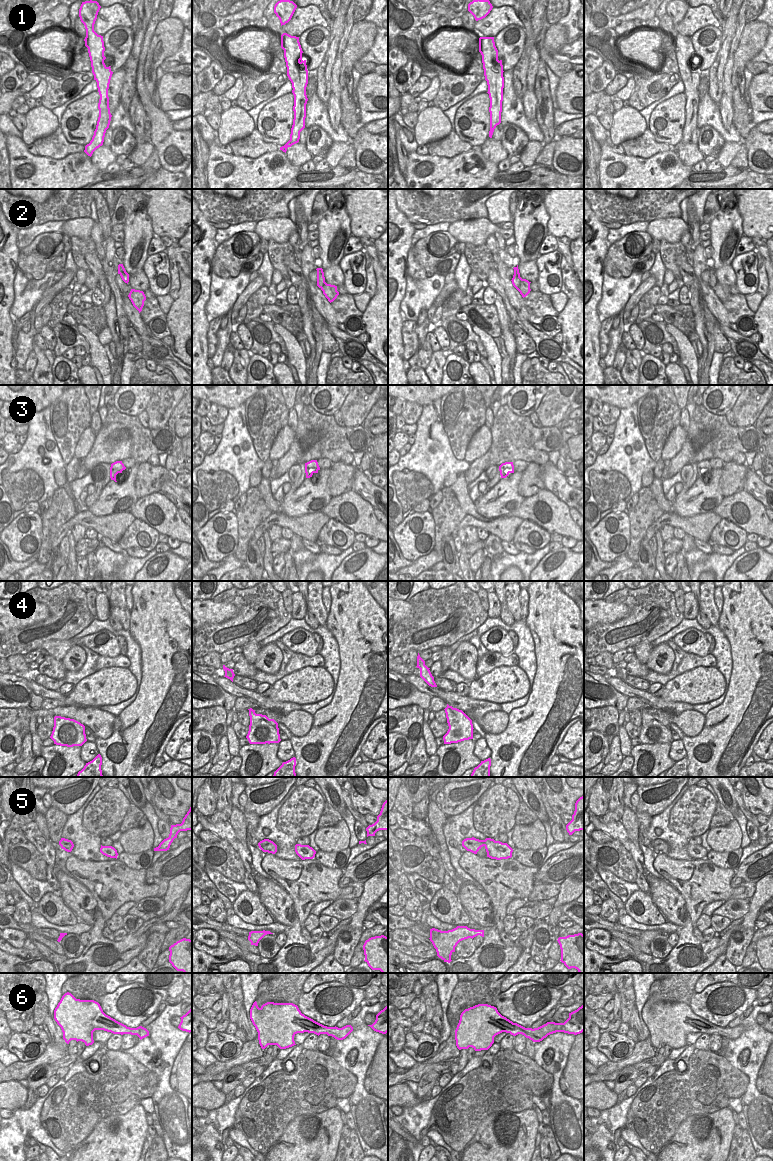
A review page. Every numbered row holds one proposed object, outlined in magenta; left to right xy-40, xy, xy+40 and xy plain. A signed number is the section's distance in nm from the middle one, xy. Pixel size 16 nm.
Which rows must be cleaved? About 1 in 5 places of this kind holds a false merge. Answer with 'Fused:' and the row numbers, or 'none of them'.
Fused: 2

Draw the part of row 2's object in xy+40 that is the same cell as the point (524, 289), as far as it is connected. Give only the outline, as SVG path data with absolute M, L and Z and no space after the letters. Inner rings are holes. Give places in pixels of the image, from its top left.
M521 279L520 287L517 290L520 292L523 298L526 297L531 291L530 283L531 282L526 279Z

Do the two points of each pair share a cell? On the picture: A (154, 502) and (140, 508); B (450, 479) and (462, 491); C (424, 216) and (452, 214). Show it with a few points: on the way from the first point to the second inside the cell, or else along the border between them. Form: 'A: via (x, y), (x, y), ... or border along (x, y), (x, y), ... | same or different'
A: via (151, 503), (143, 508) | same
B: border along (458, 474), (455, 481), (449, 486) | different
C: border along (429, 199), (432, 221), (437, 223) | different

